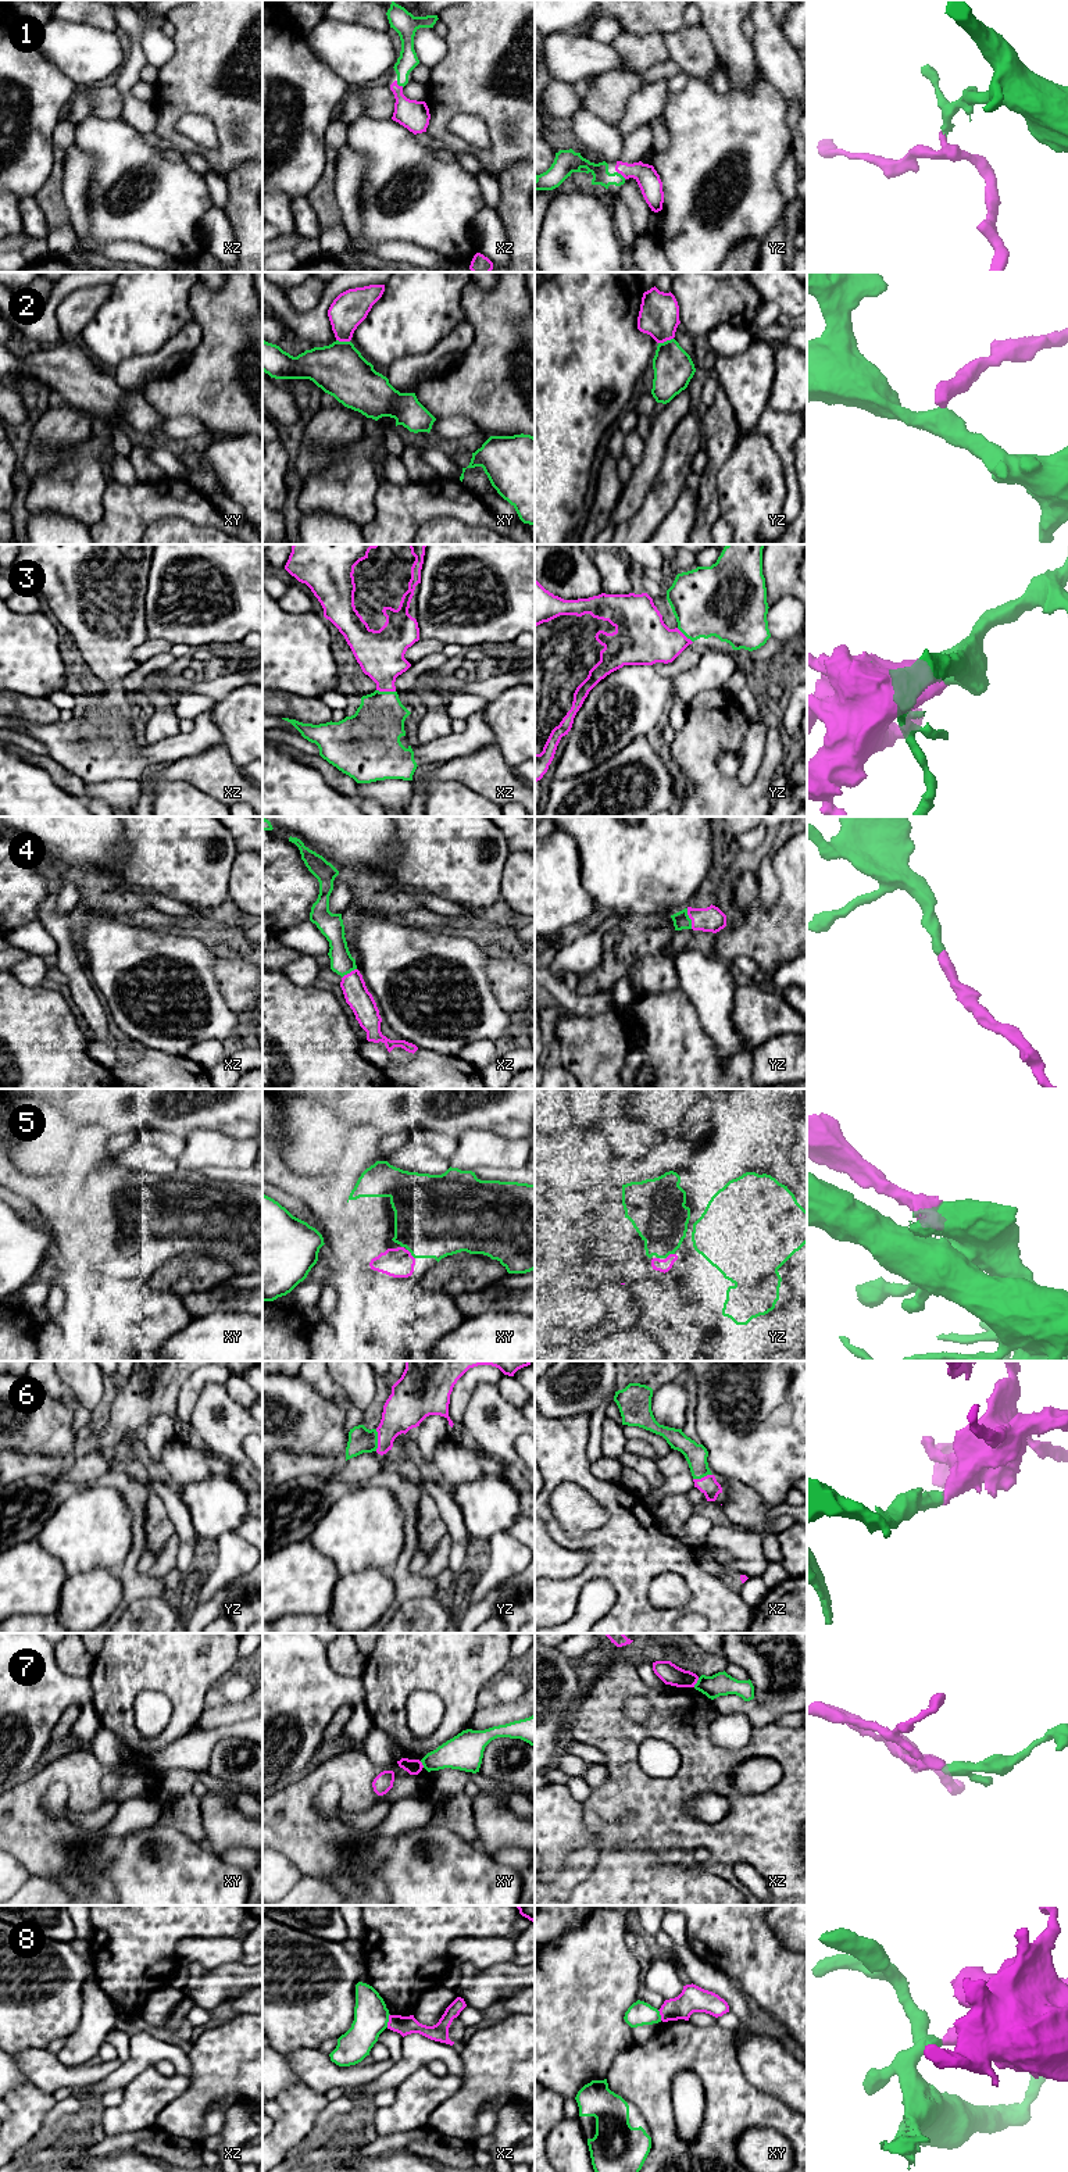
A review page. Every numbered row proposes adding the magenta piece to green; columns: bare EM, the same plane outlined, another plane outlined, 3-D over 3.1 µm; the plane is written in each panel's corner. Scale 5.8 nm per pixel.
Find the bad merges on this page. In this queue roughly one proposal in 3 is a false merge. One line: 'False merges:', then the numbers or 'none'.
False merges: 7, 8

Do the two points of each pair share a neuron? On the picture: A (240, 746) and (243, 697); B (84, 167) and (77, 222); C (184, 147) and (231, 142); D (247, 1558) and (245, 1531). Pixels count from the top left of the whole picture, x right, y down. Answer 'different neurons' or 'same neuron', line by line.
A: same neuron
B: same neuron
C: same neuron
D: different neurons

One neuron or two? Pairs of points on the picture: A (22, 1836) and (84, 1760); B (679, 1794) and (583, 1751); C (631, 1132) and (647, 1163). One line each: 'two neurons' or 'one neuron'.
A: one neuron
B: two neurons
C: two neurons

